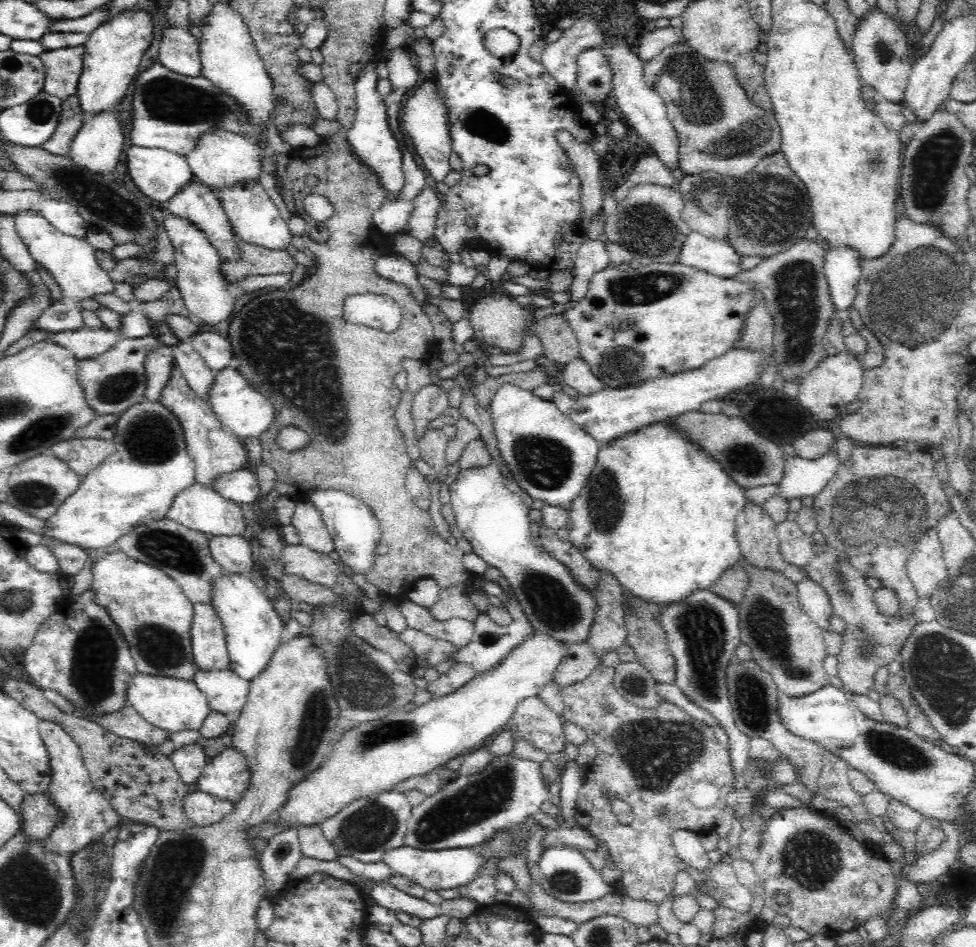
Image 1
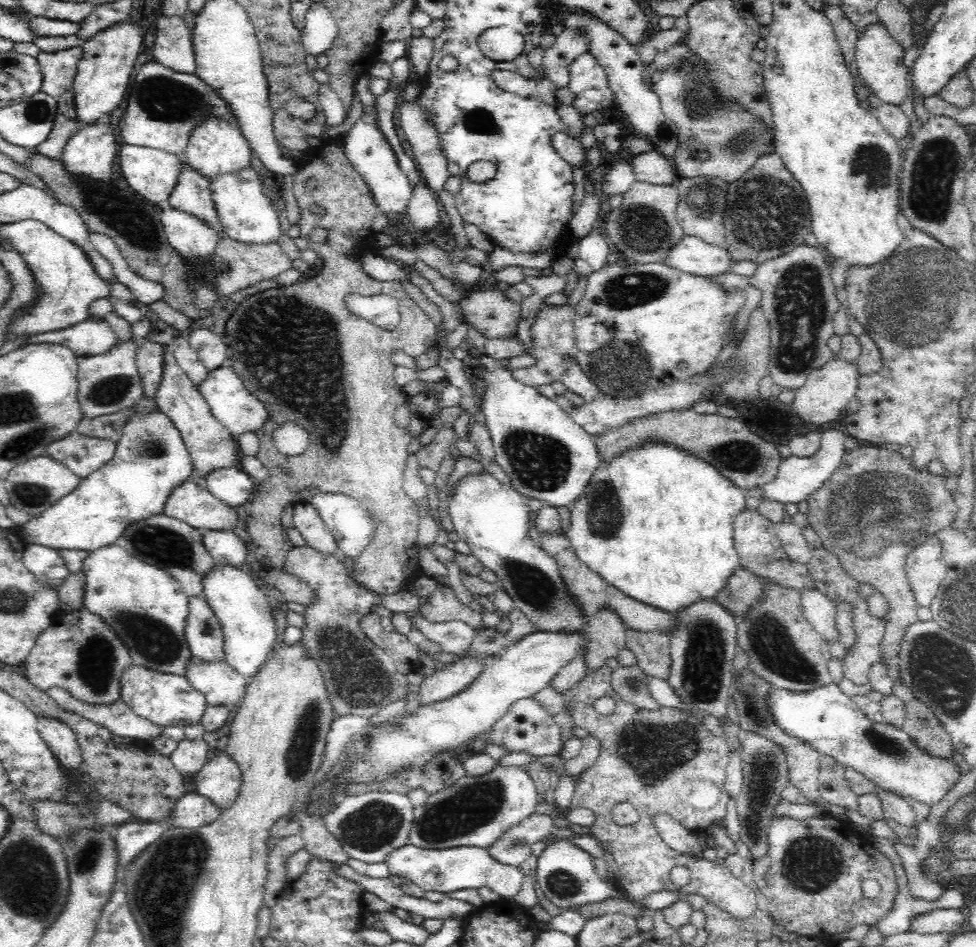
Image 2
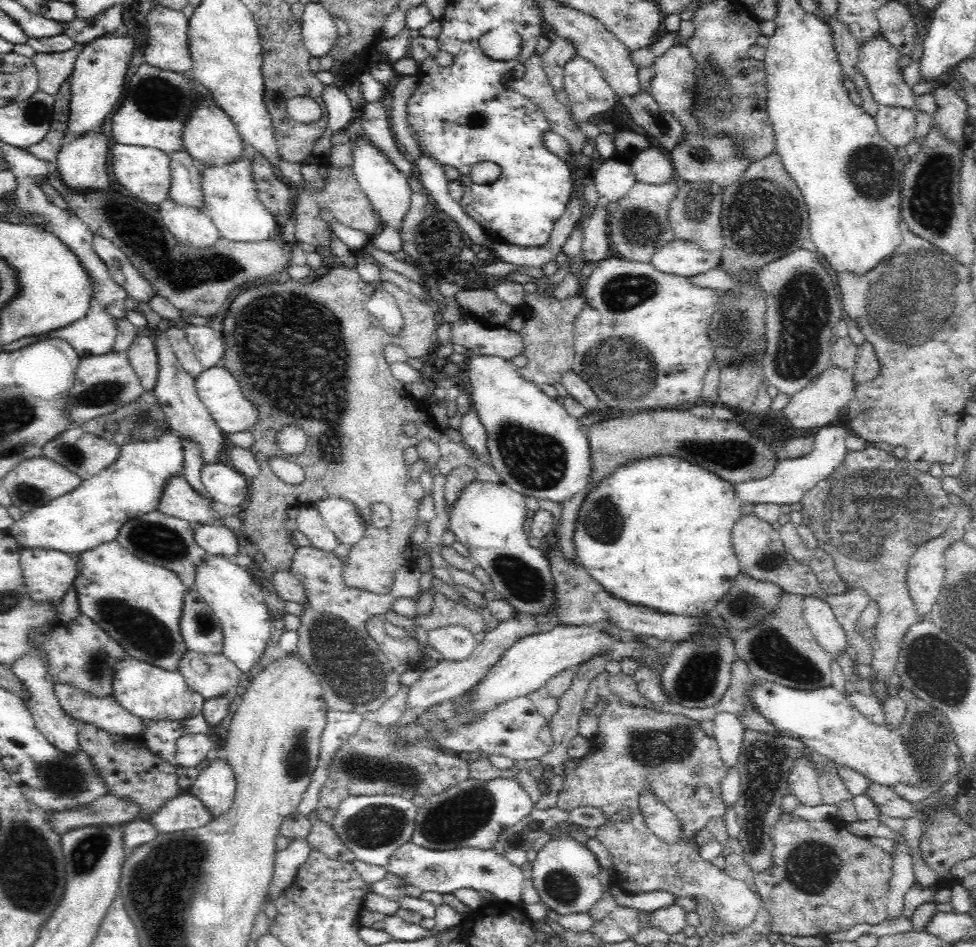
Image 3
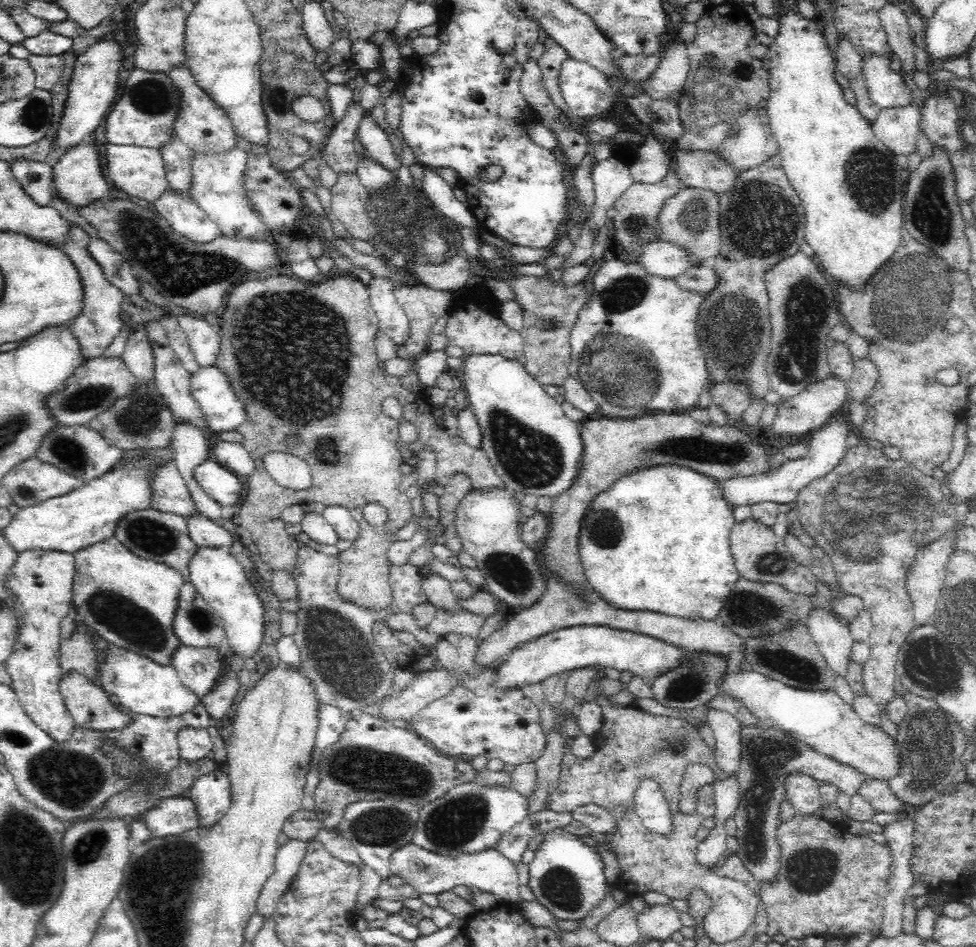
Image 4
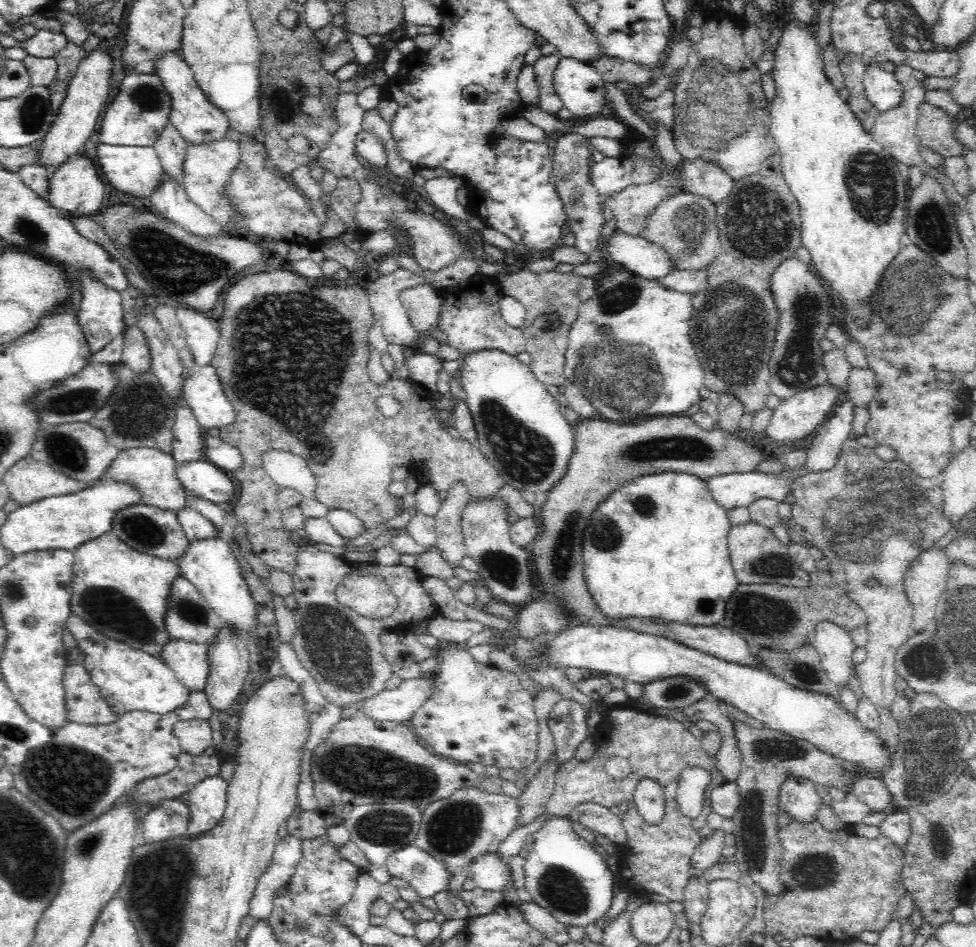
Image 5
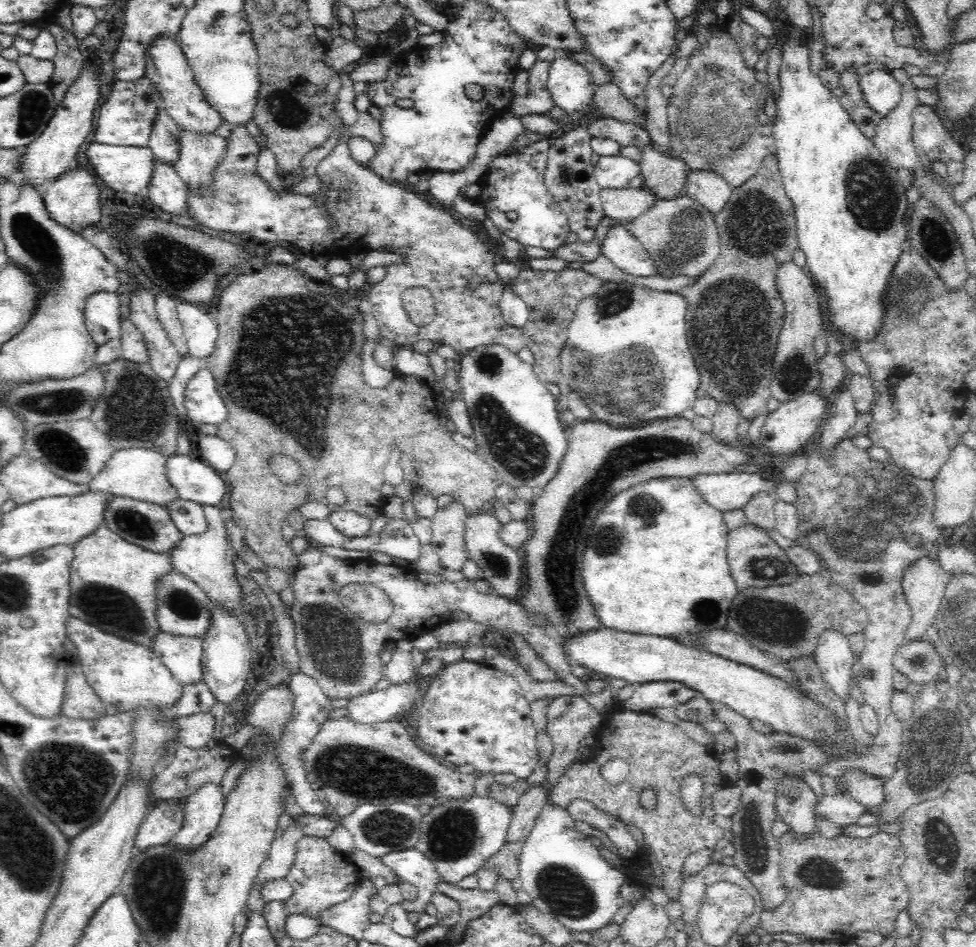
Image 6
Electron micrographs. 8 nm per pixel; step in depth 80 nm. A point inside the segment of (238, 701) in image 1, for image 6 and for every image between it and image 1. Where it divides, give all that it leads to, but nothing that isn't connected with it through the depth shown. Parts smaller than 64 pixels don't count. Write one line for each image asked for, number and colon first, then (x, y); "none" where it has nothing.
2: (221, 684)
3: (209, 674)
4: (198, 668)
5: (188, 659)
6: (181, 655)

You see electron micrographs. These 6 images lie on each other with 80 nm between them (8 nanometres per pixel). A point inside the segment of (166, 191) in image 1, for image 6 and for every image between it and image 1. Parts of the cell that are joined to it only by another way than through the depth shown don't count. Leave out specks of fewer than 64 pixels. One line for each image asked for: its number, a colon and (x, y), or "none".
2: (151, 173)
3: (144, 172)
4: (139, 171)
5: (137, 170)
6: (127, 169)

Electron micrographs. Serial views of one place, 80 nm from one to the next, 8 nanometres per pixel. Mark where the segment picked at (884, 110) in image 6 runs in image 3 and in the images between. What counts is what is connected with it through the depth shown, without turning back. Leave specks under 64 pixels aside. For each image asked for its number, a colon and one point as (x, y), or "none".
3: (878, 60)
4: (886, 88)
5: (882, 89)

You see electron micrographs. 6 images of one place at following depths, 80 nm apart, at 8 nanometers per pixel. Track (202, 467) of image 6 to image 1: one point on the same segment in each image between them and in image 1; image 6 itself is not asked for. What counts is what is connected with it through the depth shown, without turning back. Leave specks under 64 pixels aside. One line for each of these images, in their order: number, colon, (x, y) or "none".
1: (240, 486)
2: (233, 487)
3: (226, 486)
4: (223, 486)
5: (199, 479)

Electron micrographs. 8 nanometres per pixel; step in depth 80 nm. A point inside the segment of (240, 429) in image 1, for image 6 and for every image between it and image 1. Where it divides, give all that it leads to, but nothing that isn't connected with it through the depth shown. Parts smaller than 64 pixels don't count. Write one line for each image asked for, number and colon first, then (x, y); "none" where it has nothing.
2: (233, 408)
3: (217, 389)
4: (221, 411)
5: (202, 391)
6: (203, 405)

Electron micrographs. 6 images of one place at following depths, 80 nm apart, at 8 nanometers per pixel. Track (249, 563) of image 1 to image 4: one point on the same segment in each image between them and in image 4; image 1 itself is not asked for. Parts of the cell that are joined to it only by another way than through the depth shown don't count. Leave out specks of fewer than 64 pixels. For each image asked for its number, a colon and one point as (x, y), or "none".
2: (224, 547)
3: (215, 538)
4: (203, 531)

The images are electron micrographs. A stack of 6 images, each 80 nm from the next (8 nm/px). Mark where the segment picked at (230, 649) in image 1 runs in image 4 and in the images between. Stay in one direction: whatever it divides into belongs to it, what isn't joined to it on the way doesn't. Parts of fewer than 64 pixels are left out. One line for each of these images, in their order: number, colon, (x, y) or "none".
2: (248, 626)
3: (228, 588)
4: (218, 576)

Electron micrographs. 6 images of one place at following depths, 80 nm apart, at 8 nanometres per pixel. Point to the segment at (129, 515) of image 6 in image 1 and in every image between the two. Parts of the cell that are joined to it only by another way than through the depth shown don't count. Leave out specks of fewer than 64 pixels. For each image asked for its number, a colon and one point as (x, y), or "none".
1: (183, 554)
2: (173, 545)
3: (168, 541)
4: (153, 534)
5: (156, 531)

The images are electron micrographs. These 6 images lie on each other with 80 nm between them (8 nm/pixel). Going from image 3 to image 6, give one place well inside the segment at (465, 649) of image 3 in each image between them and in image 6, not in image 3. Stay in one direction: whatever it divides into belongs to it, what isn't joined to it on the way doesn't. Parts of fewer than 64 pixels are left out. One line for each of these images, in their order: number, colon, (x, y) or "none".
4: (476, 717)
5: (478, 714)
6: (472, 713)

